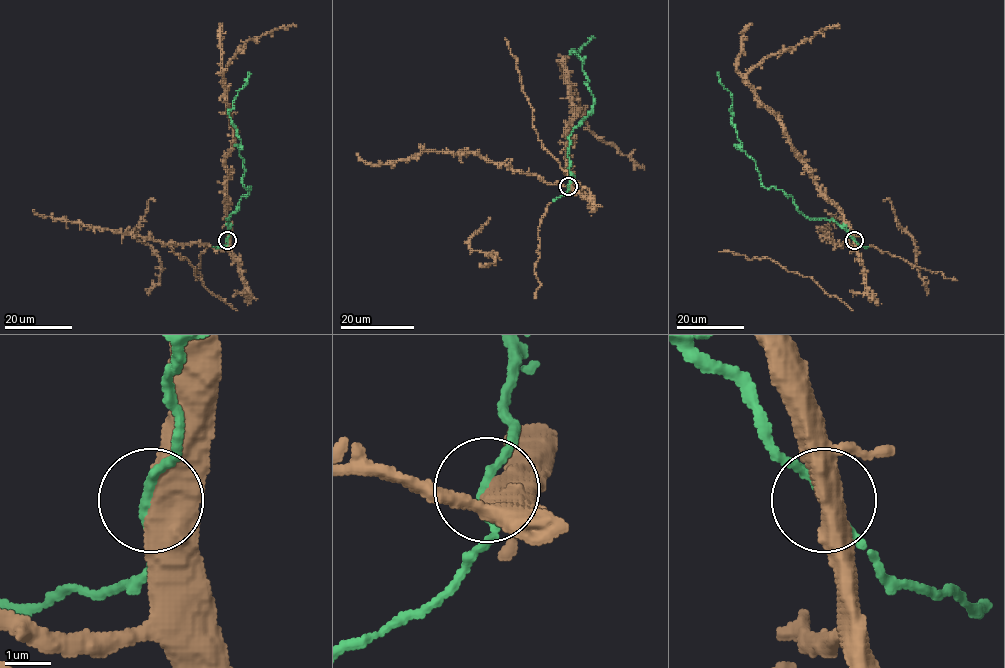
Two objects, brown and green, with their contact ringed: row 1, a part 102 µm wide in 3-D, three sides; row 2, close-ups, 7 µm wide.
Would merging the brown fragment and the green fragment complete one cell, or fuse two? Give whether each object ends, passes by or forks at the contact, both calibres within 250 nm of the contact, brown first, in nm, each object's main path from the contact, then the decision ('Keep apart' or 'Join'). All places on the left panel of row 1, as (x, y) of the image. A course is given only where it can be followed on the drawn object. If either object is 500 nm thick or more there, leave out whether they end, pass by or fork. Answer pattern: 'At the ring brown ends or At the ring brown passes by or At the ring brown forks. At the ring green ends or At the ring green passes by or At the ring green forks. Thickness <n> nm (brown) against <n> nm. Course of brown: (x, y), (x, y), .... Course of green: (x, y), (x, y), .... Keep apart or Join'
Thickness 550 nm (brown) against 190 nm. Course of brown: (227, 239), (225, 155), (233, 145), (234, 126), (223, 75), (226, 66), (250, 40), (277, 29), (297, 26). Course of green: (227, 239), (226, 219), (249, 193), (249, 186), (241, 181), (244, 171), (240, 140), (228, 114), (248, 72). Join

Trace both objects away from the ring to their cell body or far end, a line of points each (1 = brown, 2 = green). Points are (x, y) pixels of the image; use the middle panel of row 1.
1: (569, 186), (567, 127), (575, 118), (576, 110), (565, 67), (584, 120), (593, 133), (645, 168)
2: (569, 186), (569, 136), (592, 111), (583, 60), (570, 52), (580, 51), (592, 36)

